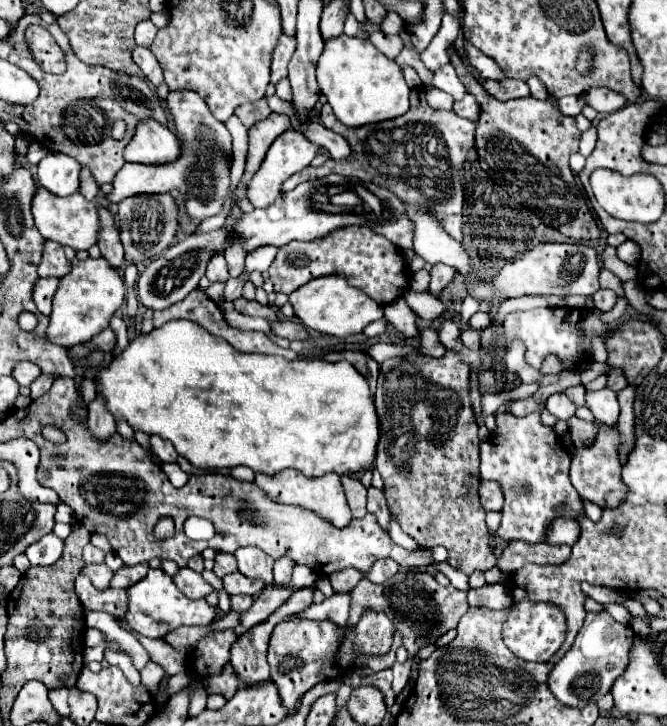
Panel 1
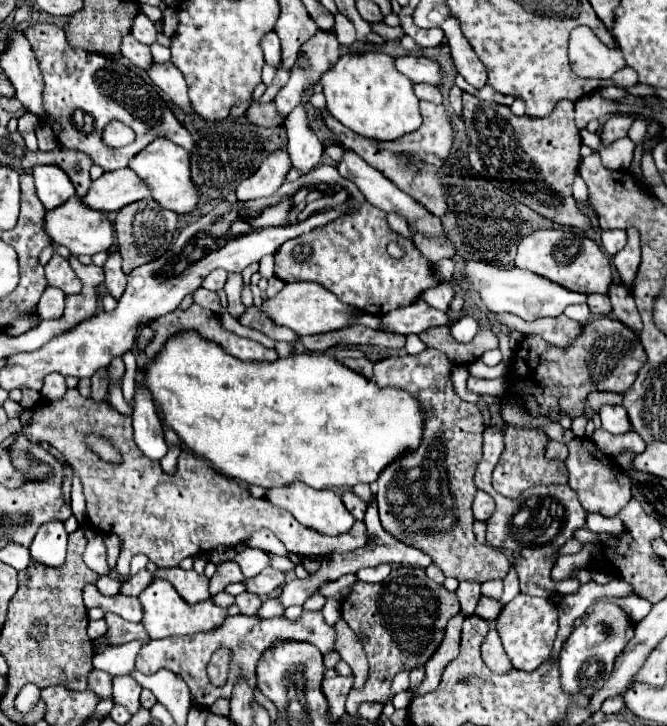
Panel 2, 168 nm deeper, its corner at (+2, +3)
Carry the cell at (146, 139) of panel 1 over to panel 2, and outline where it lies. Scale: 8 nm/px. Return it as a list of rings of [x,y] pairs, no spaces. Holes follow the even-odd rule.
[[[158,138],[130,160],[130,168],[140,176],[140,180],[144,180],[144,184],[150,188],[152,198],[162,208],[168,208],[176,214],[190,214],[196,208],[200,194],[198,194],[196,184],[192,182],[190,156],[184,148],[178,148],[170,140]]]

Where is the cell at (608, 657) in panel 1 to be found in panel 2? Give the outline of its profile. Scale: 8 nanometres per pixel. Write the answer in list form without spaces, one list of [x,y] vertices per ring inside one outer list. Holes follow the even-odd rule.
[[[598,602],[594,606],[594,610],[582,618],[582,624],[578,628],[572,630],[570,638],[564,642],[562,646],[562,652],[560,652],[560,682],[562,682],[562,688],[568,692],[568,694],[586,694],[586,696],[592,696],[598,688],[604,686],[604,682],[610,678],[610,672],[614,668],[614,660],[616,656],[624,650],[624,646],[630,642],[630,638],[634,636],[634,626],[632,622],[626,618],[626,614],[616,606],[616,604],[610,604],[610,602]]]

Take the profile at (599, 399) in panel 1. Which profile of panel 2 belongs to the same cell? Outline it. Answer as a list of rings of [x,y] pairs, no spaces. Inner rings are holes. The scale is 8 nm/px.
[[[604,406],[600,410],[602,428],[610,434],[626,434],[632,430],[632,424],[628,420],[628,414],[622,406]]]

